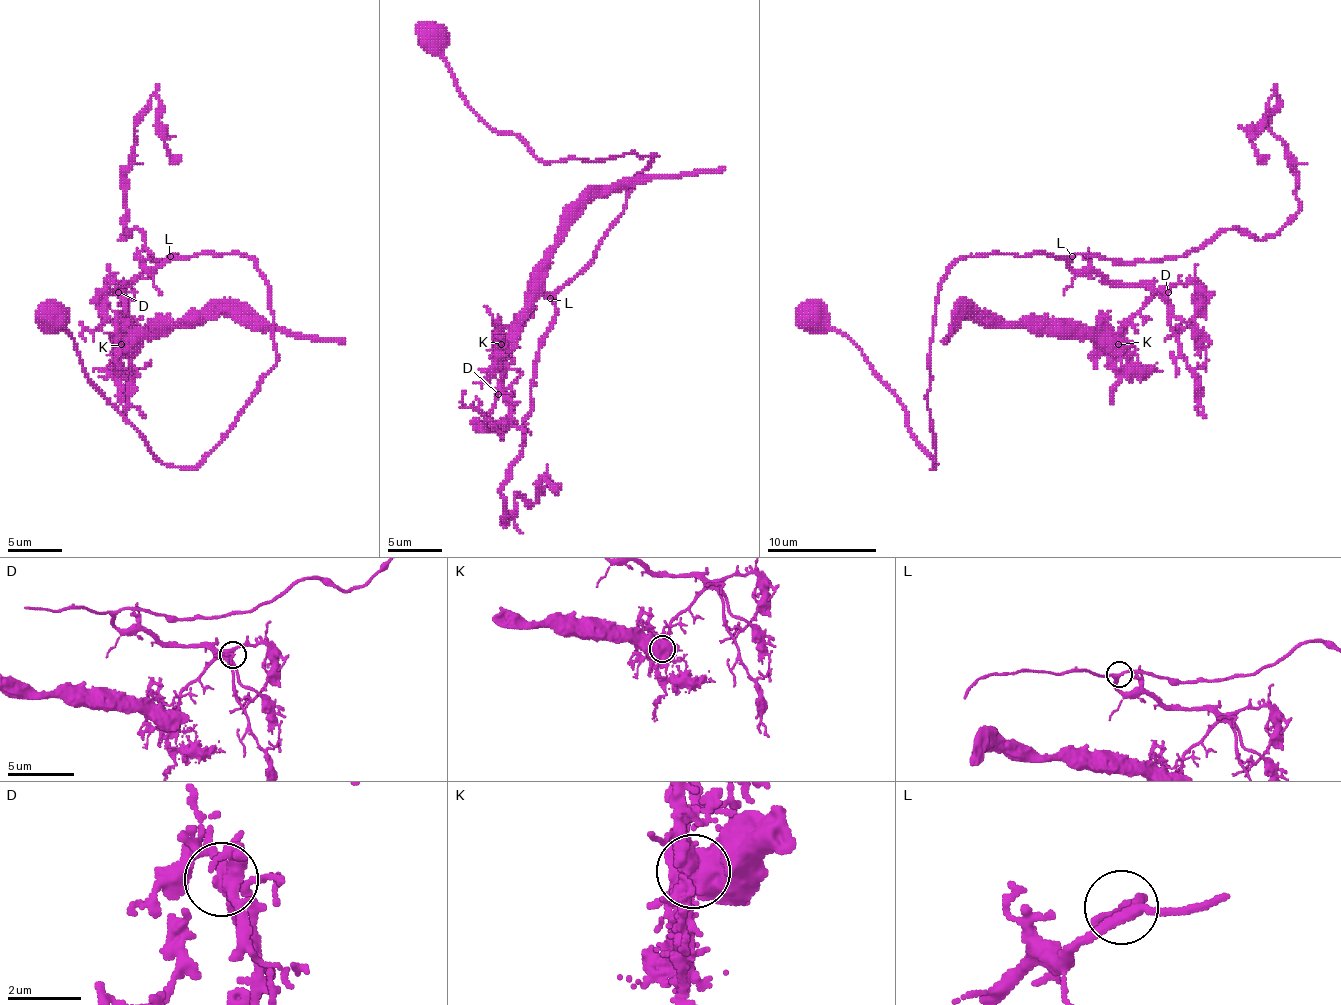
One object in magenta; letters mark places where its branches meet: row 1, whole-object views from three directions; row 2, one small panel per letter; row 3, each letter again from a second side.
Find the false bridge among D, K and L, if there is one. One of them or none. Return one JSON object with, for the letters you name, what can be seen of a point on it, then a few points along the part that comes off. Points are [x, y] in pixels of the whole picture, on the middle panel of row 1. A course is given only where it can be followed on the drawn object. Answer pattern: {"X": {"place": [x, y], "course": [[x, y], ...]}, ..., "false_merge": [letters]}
{"K": {"place": [501, 344], "course": [[501, 344], [511, 323], [525, 306], [533, 268], [591, 200], [653, 178], [724, 170]]}, "false_merge": ["K"]}

